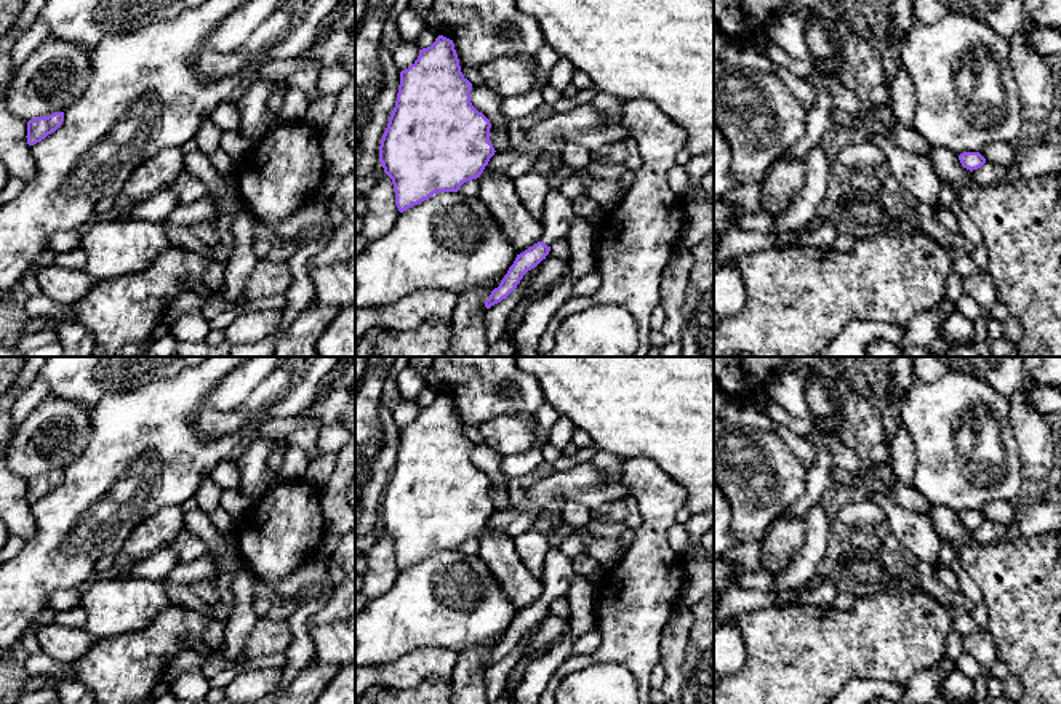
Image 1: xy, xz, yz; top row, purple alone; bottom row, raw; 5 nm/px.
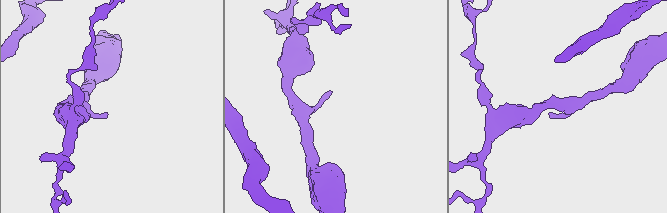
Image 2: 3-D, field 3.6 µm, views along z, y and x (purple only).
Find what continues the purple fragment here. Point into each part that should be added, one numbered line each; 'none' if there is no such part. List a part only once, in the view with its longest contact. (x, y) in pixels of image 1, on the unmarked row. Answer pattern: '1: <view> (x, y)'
1: xz (557, 572)

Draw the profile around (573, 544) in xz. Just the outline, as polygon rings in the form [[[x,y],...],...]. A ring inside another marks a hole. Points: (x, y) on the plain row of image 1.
[[[573,533],[560,541],[560,550],[567,557],[576,557],[586,552],[586,544],[581,533]]]

